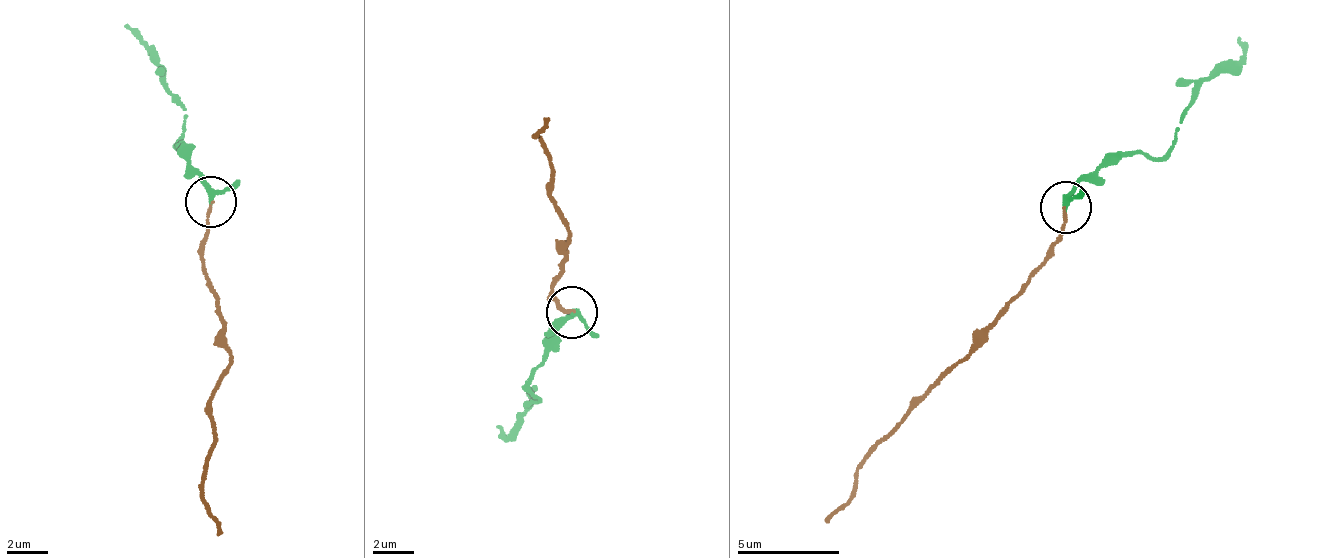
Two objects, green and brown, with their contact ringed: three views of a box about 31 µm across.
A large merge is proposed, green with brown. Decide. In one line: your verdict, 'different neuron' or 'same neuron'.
same neuron

